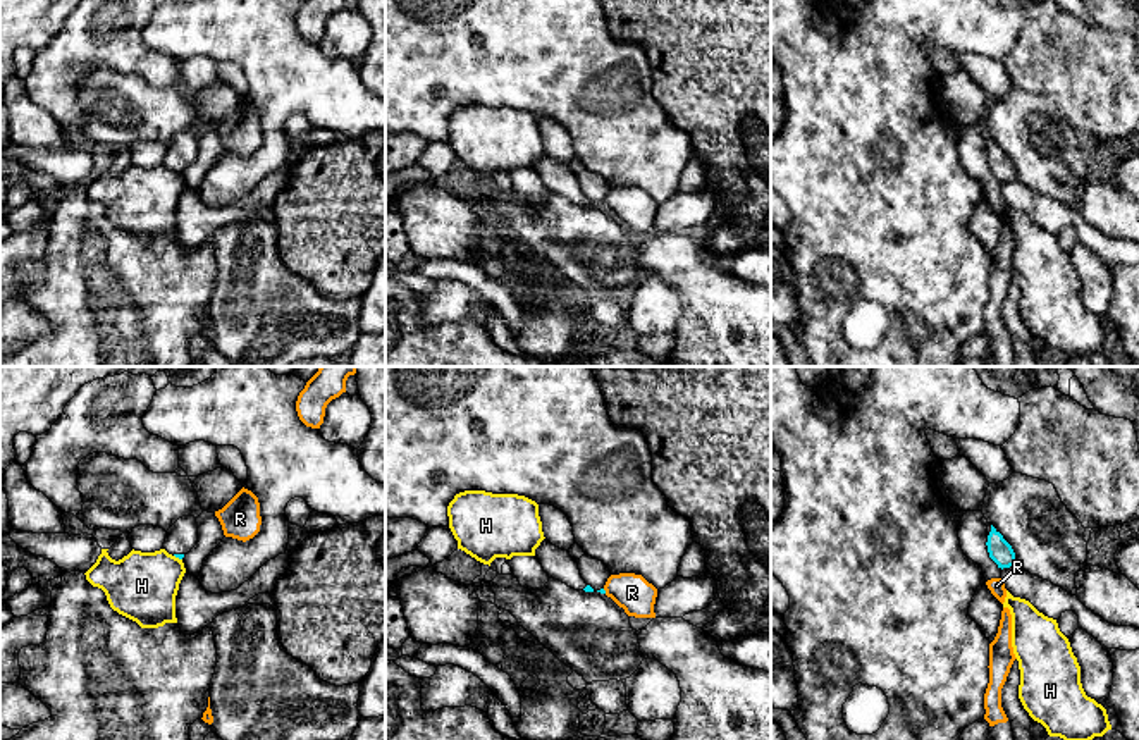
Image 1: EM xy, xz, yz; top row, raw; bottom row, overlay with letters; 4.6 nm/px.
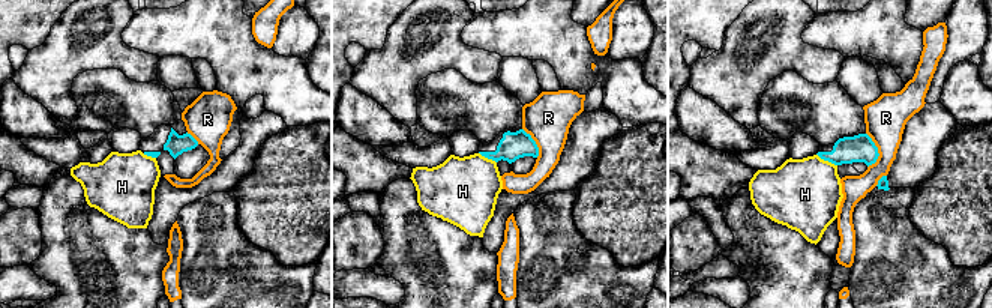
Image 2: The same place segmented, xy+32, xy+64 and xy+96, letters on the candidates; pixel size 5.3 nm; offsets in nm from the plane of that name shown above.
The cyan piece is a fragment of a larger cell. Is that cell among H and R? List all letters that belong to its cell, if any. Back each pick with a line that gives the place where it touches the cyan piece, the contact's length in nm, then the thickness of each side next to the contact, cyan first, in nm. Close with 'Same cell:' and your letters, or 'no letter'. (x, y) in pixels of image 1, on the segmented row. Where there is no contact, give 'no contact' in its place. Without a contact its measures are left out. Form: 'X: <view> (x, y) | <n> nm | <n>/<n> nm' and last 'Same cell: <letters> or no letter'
Same cell: no letter

